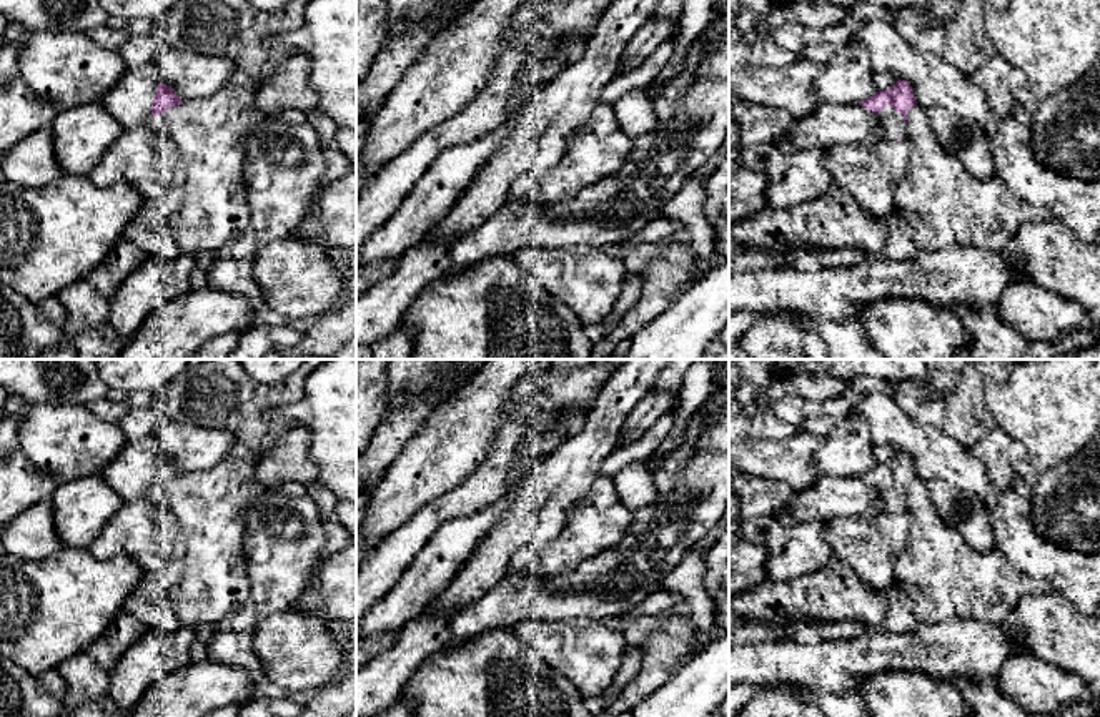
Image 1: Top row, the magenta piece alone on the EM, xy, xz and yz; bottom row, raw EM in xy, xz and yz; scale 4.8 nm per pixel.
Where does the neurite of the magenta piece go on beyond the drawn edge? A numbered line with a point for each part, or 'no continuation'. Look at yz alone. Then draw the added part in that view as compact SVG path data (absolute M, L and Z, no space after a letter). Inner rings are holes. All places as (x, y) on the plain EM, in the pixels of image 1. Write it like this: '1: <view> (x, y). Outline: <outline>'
1: yz (891, 496). Outline: M885 479L880 486L870 489L877 492L880 501L880 511L874 517L862 517L869 524L875 524L882 534L894 532L894 514L905 506L904 489L897 486L892 479Z

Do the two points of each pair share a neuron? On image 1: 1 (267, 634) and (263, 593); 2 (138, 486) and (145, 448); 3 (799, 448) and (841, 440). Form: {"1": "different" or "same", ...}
{"1": "different", "2": "same", "3": "different"}

